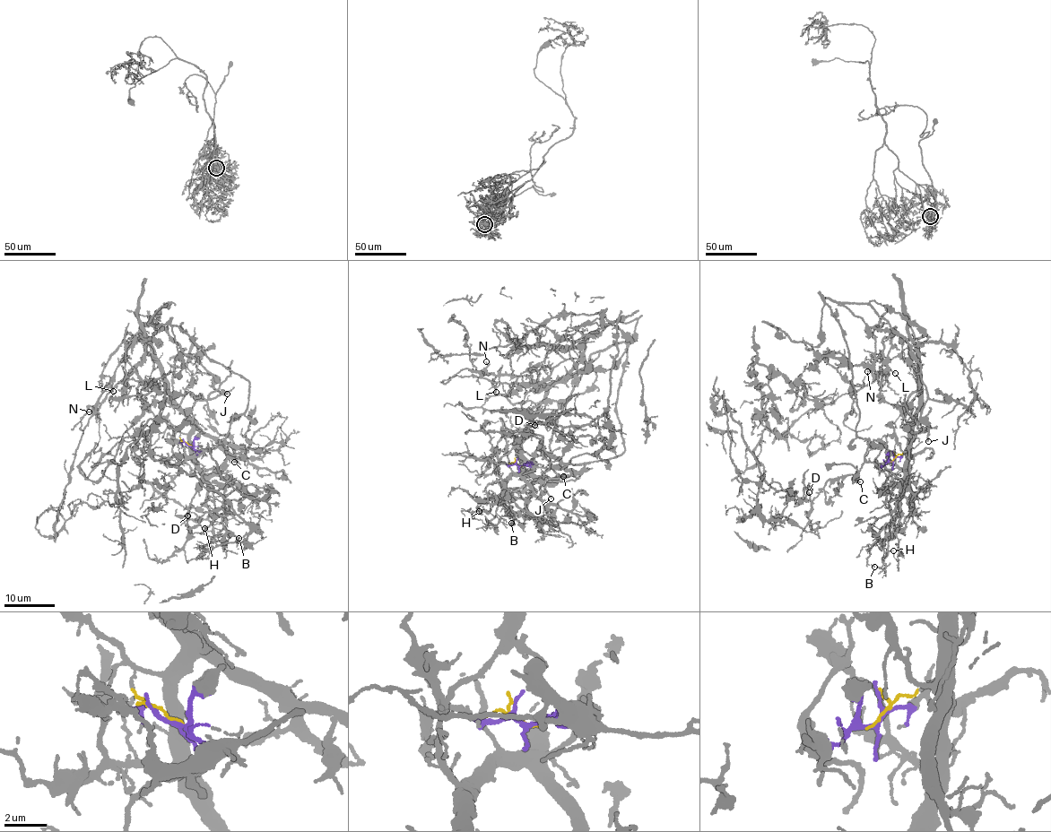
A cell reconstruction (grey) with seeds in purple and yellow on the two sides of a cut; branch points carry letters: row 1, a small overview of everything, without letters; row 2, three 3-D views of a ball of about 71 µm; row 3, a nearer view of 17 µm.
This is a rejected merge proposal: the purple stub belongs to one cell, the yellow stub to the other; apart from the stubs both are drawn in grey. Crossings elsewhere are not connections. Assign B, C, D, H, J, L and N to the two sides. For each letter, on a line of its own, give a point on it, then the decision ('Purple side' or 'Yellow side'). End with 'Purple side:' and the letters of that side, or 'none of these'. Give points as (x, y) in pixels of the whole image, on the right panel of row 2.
B: Place: (874, 567). Yellow side
C: Place: (860, 481). Purple side
D: Place: (809, 492). Purple side
H: Place: (893, 550). Yellow side
J: Place: (928, 441). Purple side
L: Place: (895, 373). Purple side
N: Place: (867, 371). Purple side
Purple side: C, D, J, L, N

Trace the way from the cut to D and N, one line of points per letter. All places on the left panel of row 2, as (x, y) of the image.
D: (190, 445), (204, 452), (224, 443), (227, 460), (201, 475), (187, 515)
N: (190, 445), (223, 441), (249, 382), (180, 328), (157, 324), (127, 348), (89, 412)

